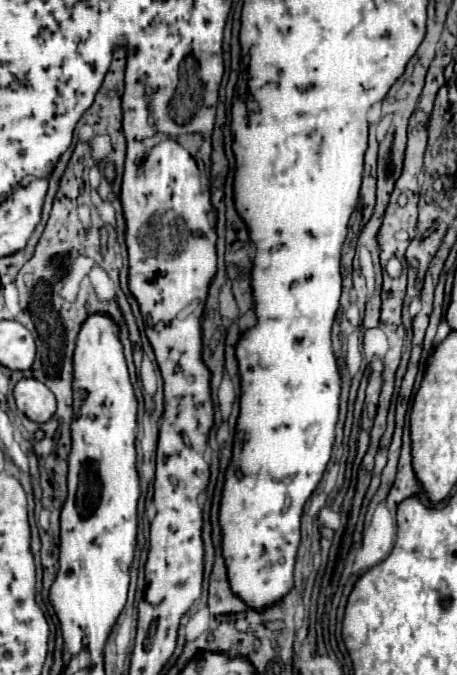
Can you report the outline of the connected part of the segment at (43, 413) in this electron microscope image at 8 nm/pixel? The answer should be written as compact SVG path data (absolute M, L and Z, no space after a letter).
M24 378L14 386L14 400L20 412L24 412L32 422L46 422L56 412L54 394L38 380Z

